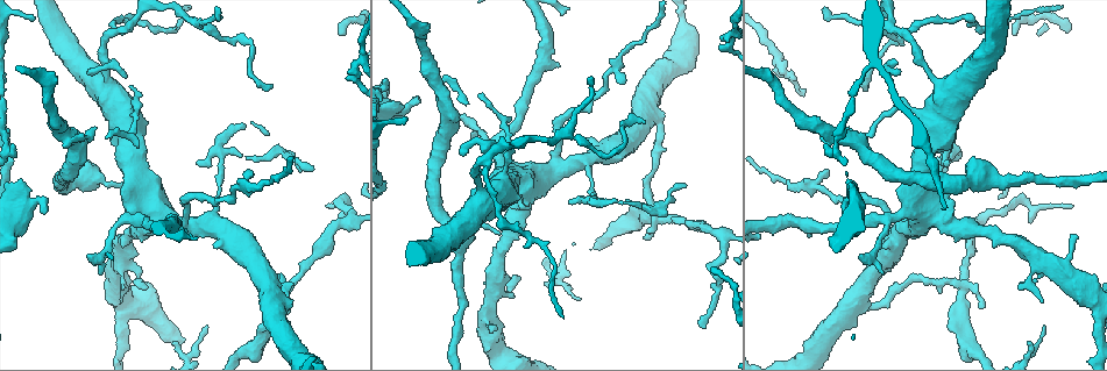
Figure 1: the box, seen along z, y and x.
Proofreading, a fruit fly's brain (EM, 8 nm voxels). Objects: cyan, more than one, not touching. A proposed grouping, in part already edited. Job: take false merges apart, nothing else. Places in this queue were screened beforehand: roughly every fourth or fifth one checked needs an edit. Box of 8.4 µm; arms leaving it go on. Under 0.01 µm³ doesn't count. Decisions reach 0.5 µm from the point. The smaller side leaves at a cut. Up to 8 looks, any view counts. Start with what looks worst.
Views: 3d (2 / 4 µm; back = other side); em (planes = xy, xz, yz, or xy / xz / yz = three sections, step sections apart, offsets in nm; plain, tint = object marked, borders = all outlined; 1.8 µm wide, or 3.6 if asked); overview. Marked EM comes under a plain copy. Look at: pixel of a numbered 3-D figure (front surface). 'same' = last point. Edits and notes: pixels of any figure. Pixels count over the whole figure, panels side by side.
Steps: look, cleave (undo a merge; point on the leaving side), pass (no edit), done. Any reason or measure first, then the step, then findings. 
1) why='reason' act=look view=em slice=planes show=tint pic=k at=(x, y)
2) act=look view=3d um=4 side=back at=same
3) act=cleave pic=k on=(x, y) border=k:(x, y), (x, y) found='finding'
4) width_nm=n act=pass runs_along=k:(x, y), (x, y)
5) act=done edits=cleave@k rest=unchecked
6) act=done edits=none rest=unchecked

why='abrupt turn' act=look view=em slice=xz step=4 show=tint pic=1 at=(655, 218)

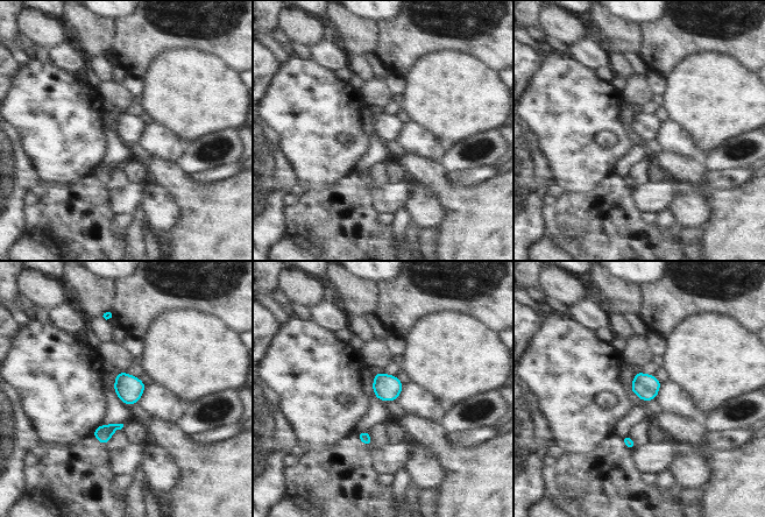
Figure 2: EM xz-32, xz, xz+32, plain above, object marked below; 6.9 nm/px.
why='cut it another way' act=look view=em slice=planes show=tint at=same

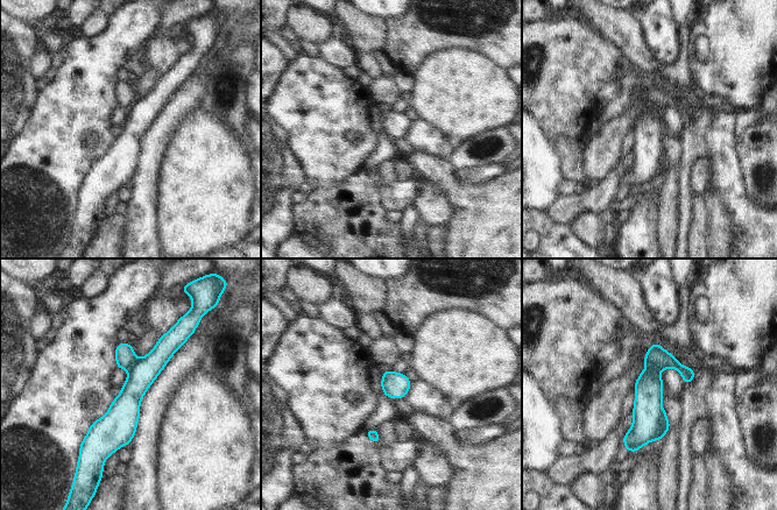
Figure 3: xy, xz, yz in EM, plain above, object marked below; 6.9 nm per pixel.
width_nm=180 act=cleave pic=3 on=(648, 388) part_leaving=3:(175, 335), (94, 448) found='a second neuron is stuck on'

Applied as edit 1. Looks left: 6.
why='abrupt turn' act=look view=em slice=xy step=8 show=tint pic=1 at=(220, 151)

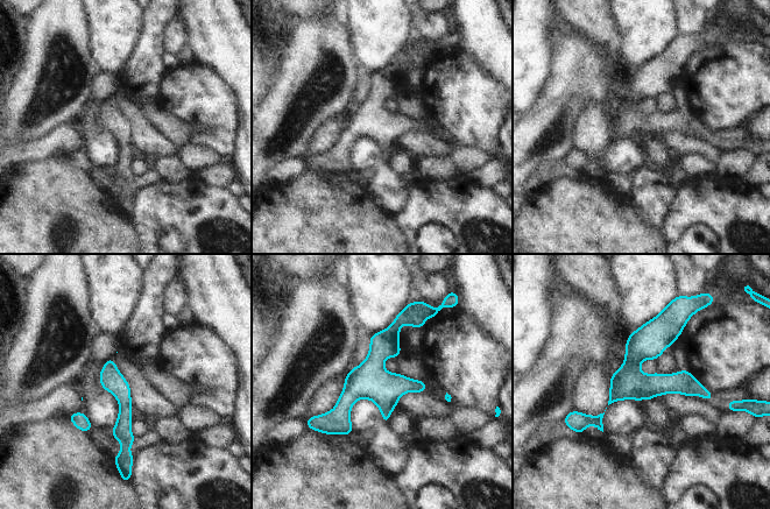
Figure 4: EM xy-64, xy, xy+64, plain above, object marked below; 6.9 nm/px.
act=pass runs_along=4:(400, 317), (331, 431) found='all the same neuron'

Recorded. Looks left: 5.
act=look view=em slice=yz step=8 show=tint pic=1 at=(860, 293)

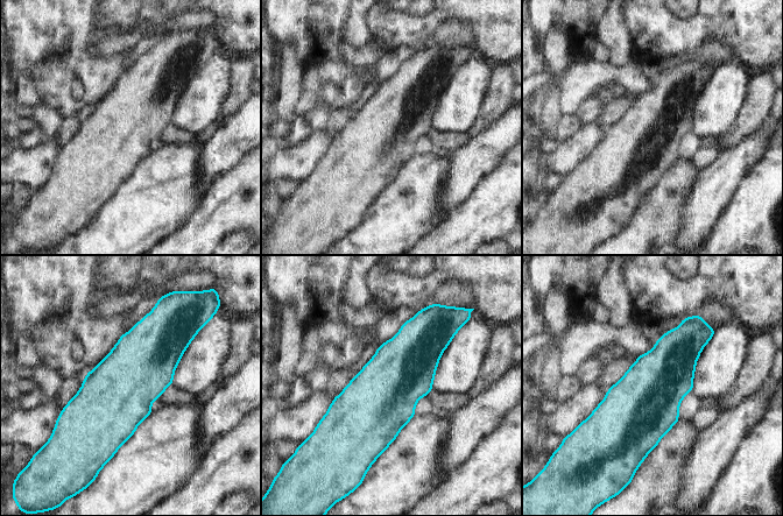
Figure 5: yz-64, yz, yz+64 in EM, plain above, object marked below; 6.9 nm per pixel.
act=look view=em slice=planes show=tint at=same

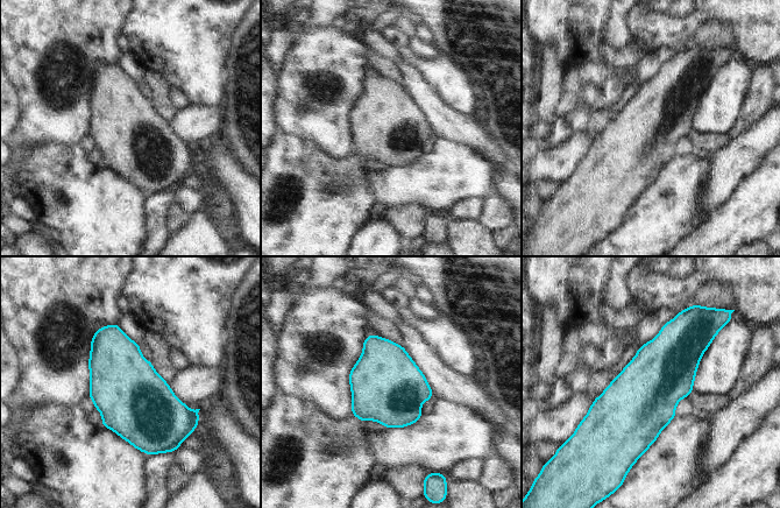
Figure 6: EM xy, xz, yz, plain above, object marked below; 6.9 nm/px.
width_nm=480 act=pass found='one neuron here'

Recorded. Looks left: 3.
act=done edits=cleave@3 rest=unchecked

